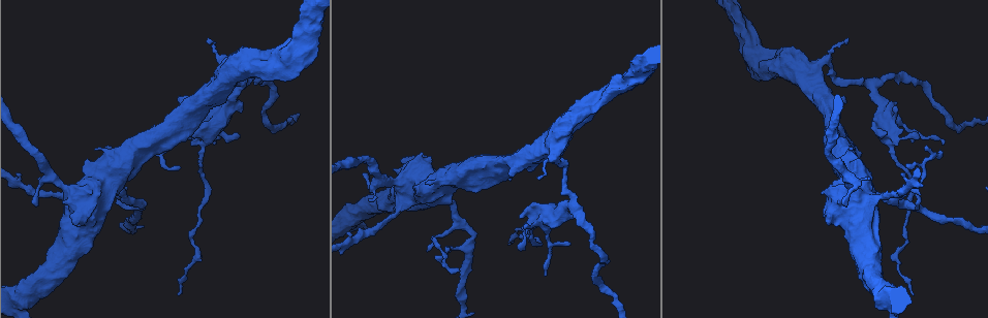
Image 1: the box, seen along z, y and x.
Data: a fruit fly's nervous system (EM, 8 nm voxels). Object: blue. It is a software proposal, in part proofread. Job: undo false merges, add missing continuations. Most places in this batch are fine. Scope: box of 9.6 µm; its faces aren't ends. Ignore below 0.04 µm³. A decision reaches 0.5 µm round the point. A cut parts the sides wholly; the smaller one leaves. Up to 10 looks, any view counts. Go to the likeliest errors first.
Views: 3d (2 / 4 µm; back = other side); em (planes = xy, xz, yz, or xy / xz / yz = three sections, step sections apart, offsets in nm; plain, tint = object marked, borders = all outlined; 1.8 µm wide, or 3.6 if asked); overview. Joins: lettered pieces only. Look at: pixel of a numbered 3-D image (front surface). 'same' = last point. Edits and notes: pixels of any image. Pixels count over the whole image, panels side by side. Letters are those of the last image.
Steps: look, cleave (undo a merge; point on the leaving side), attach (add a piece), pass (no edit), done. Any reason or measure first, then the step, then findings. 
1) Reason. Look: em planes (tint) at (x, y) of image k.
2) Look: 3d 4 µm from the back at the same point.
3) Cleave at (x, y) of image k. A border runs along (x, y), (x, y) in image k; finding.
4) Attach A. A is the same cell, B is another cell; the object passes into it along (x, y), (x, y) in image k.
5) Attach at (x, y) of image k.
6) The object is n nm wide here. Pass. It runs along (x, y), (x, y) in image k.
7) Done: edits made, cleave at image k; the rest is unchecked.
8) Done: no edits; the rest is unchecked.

A fork. Look: em planes (borders) at (469, 244) of image 1.

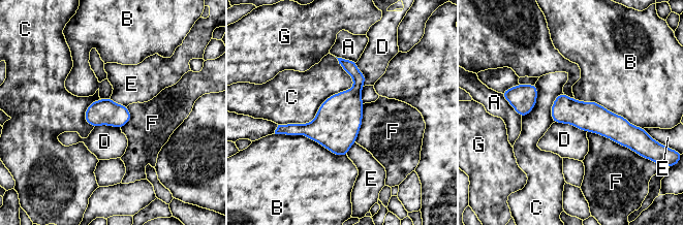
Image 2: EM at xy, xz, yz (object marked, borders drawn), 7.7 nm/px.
The object is 200 nm wide here. Pass. A, B, C, D, E, F and G are other cells; a border runs along (554, 122), (573, 125), (587, 131) in image 2; one cell here.

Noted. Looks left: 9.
Free end. Look: em planes (borders) at (510, 244) of image 1.

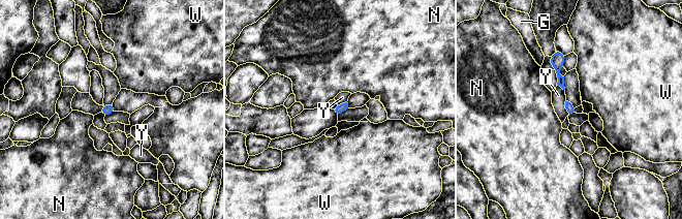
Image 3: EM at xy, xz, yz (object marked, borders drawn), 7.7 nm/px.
The longest contact is with Y, 120 nm. Pass. G, N, W and Y are other cells; a border runs along (565, 100), (565, 112), (568, 115) in image 3; none of them fits.

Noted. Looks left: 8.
Thick turns thin. Look: 3d 2 µm at (891, 145) of image 1.

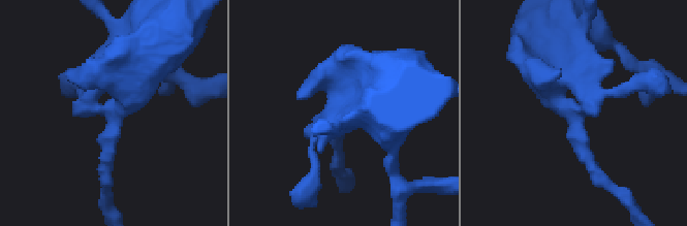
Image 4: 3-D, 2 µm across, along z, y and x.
Look: em planes (borders) at (565, 113) of image 4.

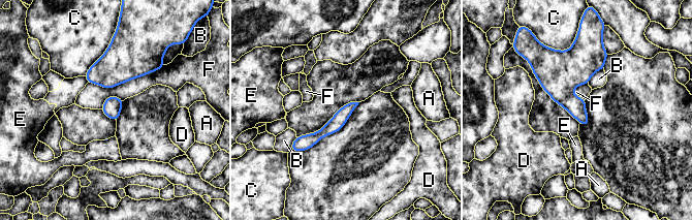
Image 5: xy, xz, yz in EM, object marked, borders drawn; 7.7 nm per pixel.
Pass. A, B, C, D, E and F are other cells; a border runs along (164, 64), (111, 88), (88, 83) in image 5; all the same cell.

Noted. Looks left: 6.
Arms part here. Look: em planes (tint) at (572, 200) of image 1.

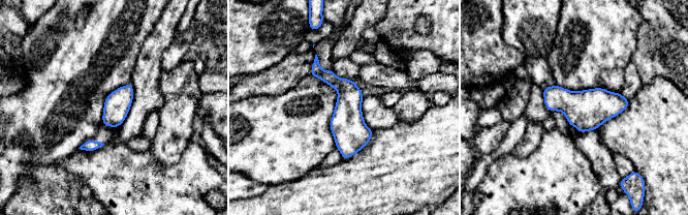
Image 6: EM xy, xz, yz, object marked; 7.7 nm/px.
What lies round it. Look: em planes (borders) at the same point.

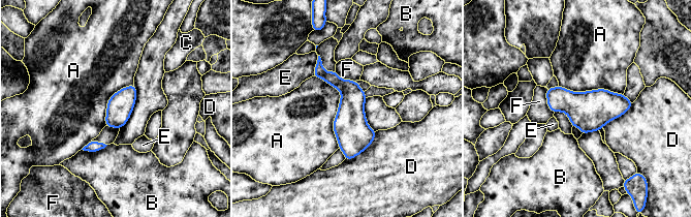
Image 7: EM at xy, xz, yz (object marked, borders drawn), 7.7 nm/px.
Pass. A, B, C, D, E and F are other cells; a border runs along (313, 75), (340, 92), (339, 147) in image 7; all the same cell.

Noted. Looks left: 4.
Done: no edits; the rest is unchecked.

